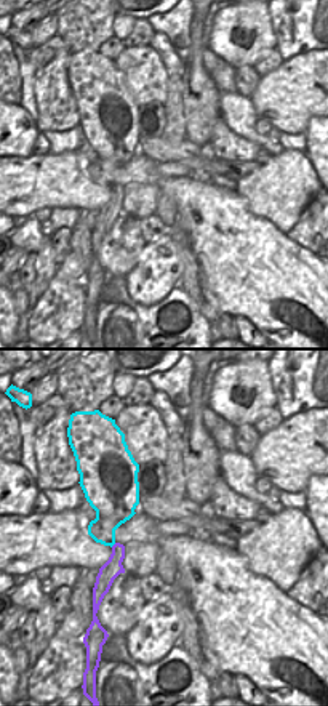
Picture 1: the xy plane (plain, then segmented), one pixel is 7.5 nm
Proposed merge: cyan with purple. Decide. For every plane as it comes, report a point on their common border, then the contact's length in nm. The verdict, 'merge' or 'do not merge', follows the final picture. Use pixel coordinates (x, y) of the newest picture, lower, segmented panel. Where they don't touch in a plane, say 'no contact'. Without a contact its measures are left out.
contact (112, 545); length 60 nm

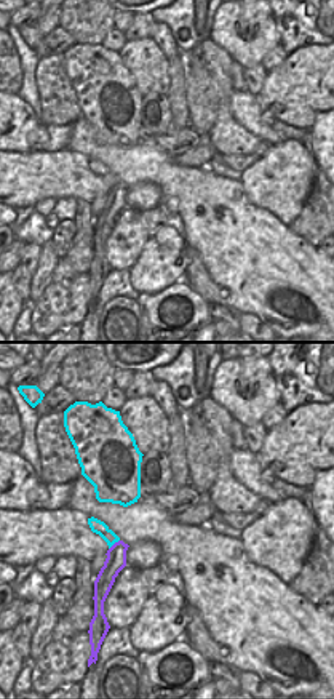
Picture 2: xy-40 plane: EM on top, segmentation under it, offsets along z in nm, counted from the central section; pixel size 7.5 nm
contact (114, 543); length 110 nm

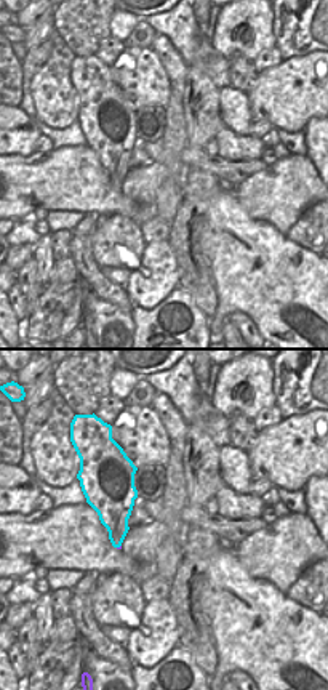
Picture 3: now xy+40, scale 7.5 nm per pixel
contact (119, 546); length 50 nm

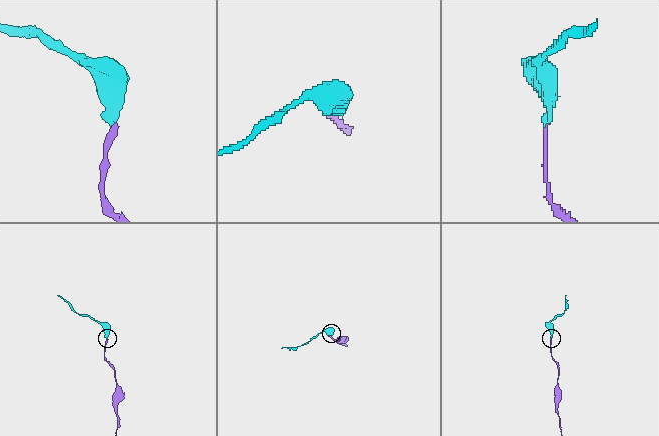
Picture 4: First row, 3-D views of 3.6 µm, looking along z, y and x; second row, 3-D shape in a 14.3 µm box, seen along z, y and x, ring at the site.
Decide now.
merge

